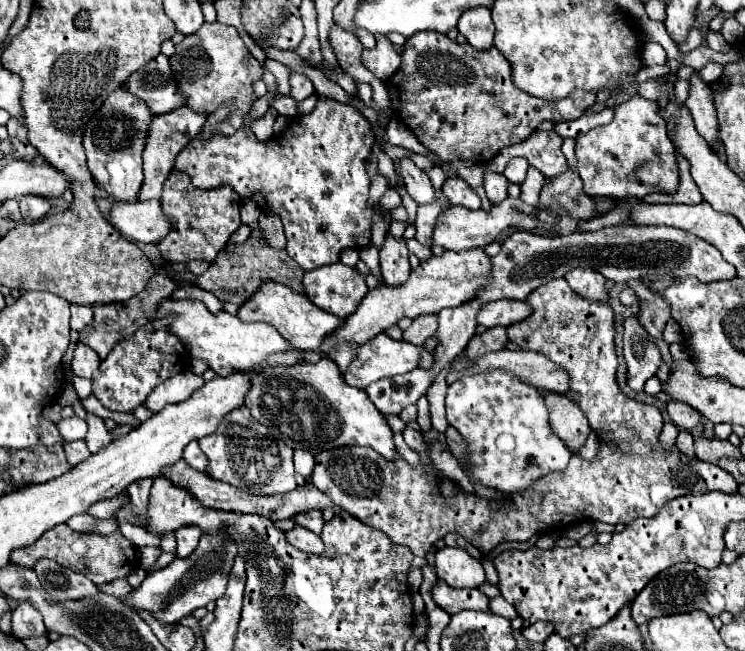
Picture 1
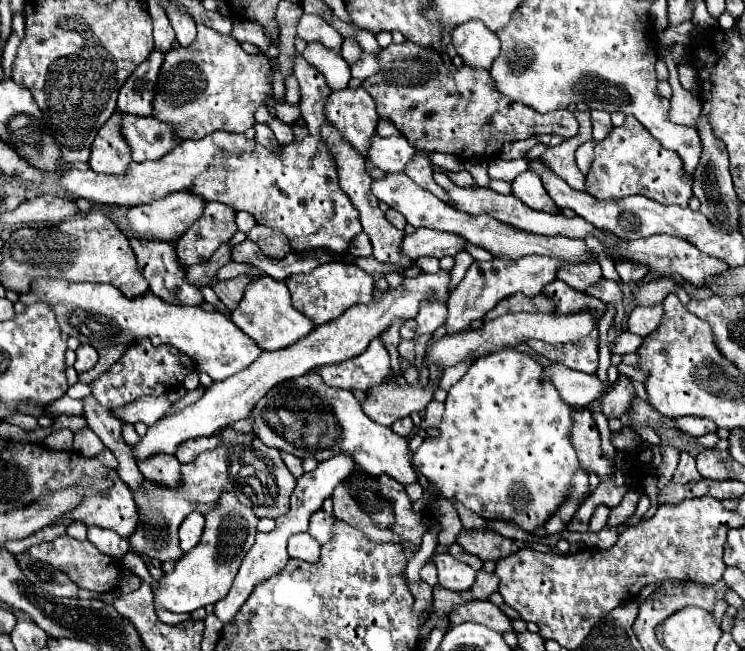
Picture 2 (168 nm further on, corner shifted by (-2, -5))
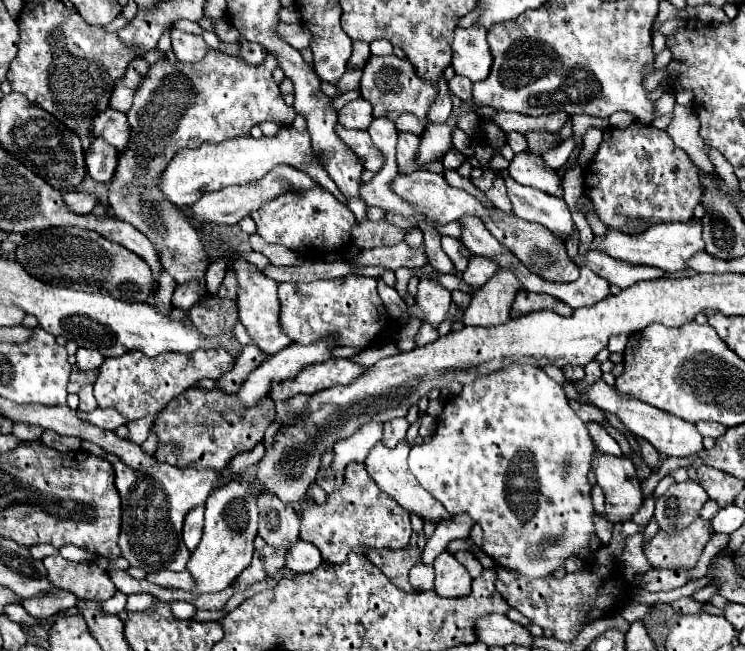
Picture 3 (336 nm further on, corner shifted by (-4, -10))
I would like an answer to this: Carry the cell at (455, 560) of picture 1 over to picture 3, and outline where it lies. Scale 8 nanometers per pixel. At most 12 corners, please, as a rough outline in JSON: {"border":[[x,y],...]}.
{"border":[[453,554],[435,558],[435,592],[461,598],[471,590],[469,572]]}

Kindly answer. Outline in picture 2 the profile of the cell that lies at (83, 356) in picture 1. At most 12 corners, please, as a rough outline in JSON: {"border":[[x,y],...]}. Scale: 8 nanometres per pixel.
{"border":[[91,345],[77,351],[75,371],[83,373],[95,367],[97,351]]}

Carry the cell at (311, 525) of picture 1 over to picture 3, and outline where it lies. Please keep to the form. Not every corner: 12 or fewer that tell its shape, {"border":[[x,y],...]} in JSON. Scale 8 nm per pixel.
{"border":[[345,468],[325,504],[305,502],[301,540],[327,564],[399,550],[409,512],[367,468]]}

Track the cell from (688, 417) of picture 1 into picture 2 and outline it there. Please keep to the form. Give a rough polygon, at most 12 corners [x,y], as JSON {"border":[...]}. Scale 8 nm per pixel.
{"border":[[677,417],[677,427],[693,437],[715,431],[701,417]]}

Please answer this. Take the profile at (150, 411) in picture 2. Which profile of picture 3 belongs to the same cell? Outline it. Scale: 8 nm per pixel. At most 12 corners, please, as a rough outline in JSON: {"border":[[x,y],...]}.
{"border":[[113,408],[77,410],[77,416],[103,430],[127,424]]}

